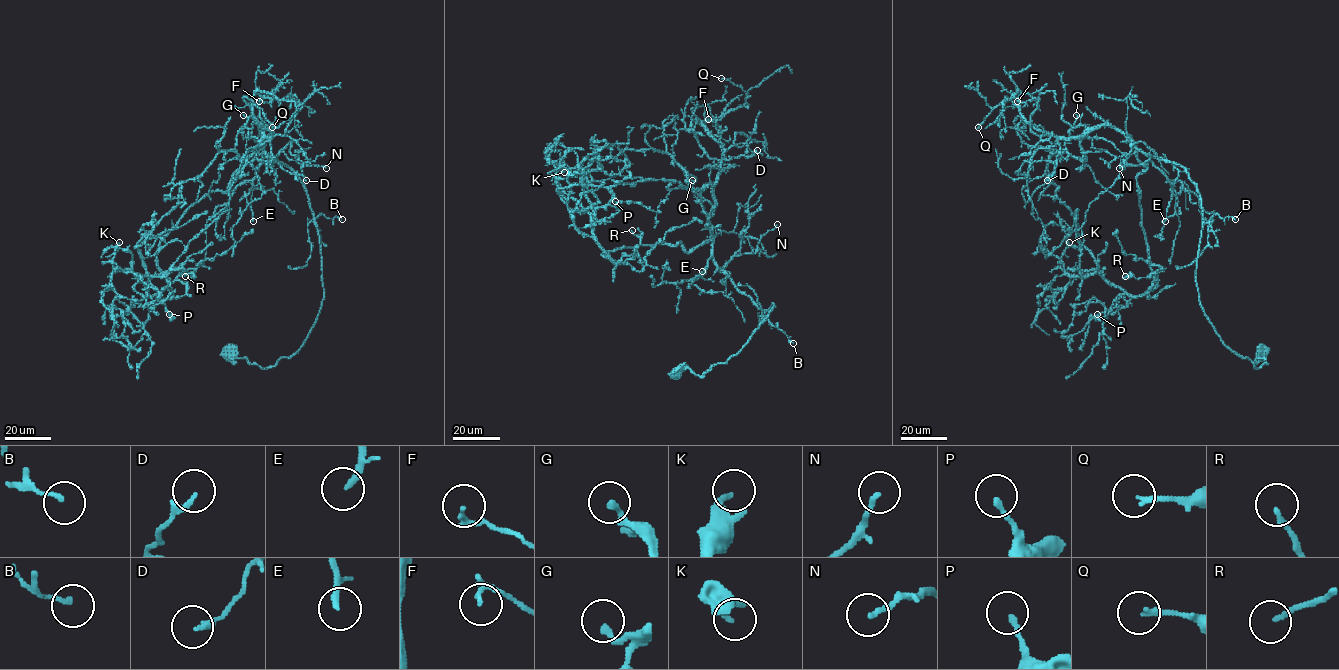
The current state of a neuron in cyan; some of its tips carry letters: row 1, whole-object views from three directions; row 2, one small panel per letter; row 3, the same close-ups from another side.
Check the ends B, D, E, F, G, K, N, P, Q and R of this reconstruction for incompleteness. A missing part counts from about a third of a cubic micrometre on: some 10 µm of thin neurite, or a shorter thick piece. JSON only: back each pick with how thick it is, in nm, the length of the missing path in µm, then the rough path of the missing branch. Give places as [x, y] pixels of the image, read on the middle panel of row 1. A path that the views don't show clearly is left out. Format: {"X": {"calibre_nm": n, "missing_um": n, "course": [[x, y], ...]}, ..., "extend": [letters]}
{"E": {"calibre_nm": 200, "missing_um": 30, "course": [[702, 271], [710, 259], [714, 236]]}, "extend": ["E"]}

